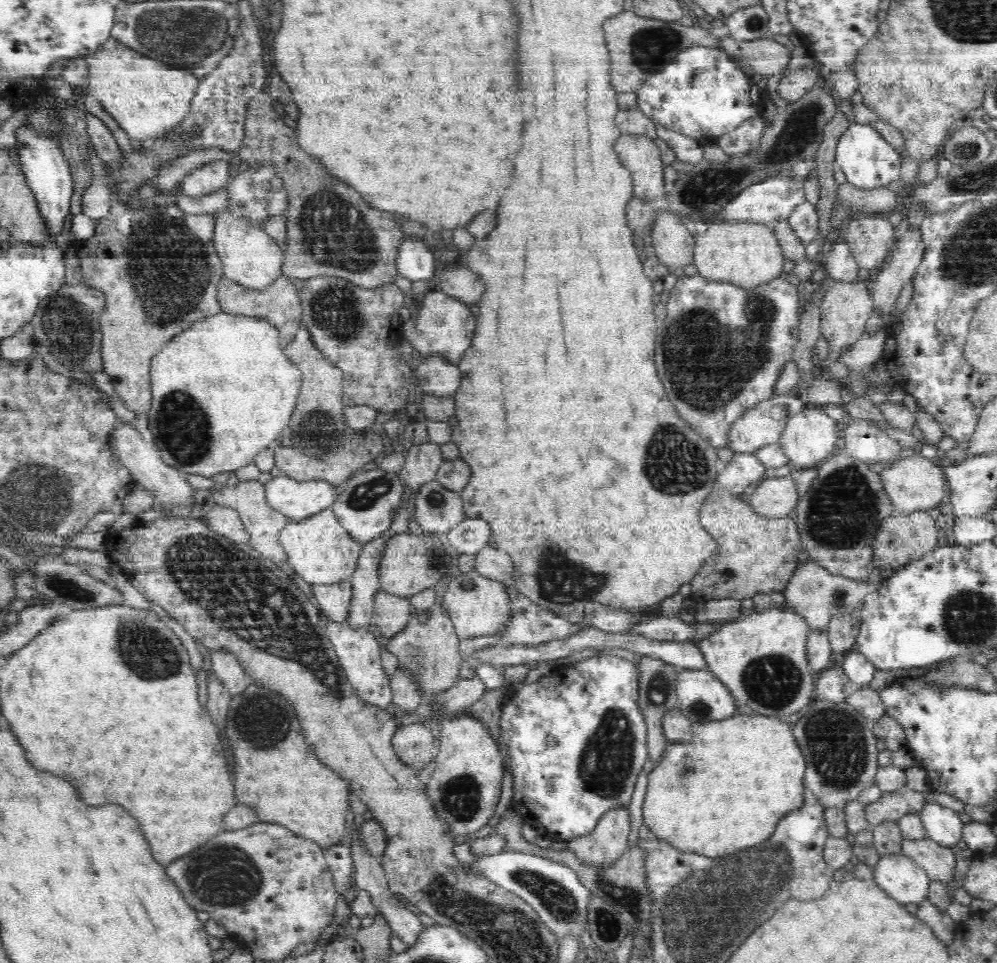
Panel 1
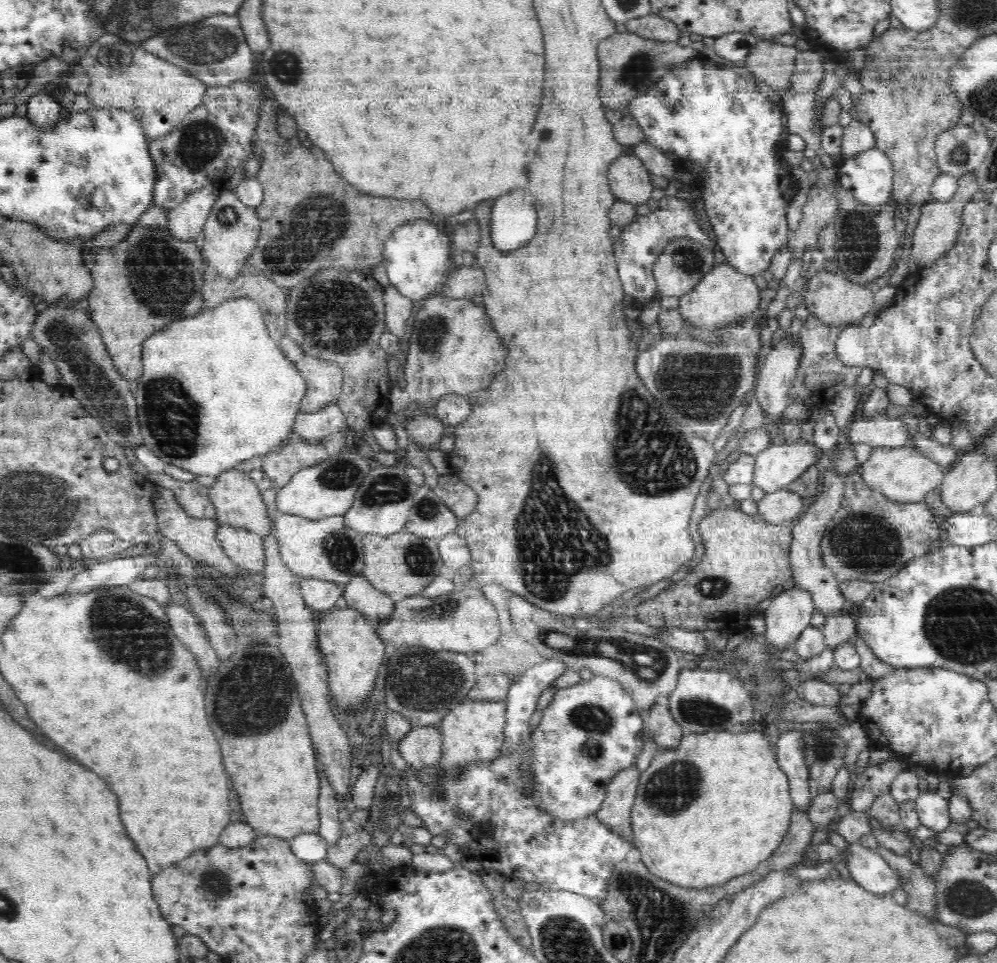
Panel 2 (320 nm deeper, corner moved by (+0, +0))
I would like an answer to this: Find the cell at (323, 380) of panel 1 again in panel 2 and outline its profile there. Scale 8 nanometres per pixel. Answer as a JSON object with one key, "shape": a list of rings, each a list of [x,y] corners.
{"shape":[[[288,336],[278,340],[286,358],[296,364],[306,380],[307,392],[300,404],[304,412],[316,412],[327,404],[336,402],[342,392],[343,374],[337,363],[306,356],[298,343]]]}

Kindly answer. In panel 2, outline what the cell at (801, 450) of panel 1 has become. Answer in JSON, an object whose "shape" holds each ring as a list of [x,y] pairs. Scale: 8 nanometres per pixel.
{"shape":[[[802,440],[790,446],[768,446],[768,450],[762,450],[755,456],[751,485],[765,493],[785,488],[812,467],[818,460],[818,454],[822,454],[822,450],[812,444],[804,444]]]}

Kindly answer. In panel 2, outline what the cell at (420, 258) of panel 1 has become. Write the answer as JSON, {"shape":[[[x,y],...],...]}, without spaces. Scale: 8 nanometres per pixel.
{"shape":[[[414,219],[414,224],[410,224],[410,222],[401,224],[385,240],[385,251],[382,252],[382,262],[380,264],[386,270],[391,287],[396,289],[400,295],[414,301],[438,293],[440,285],[451,270],[450,240],[451,238],[446,235],[446,231],[438,224],[432,223],[432,219]]]}

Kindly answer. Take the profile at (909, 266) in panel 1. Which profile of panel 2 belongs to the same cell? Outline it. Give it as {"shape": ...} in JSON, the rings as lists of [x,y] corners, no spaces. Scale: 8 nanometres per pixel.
{"shape":[[[974,171],[960,176],[958,190],[950,200],[931,200],[922,205],[921,215],[916,228],[913,231],[912,240],[911,259],[918,268],[934,265],[940,257],[951,250],[956,238],[958,238],[958,234],[960,234],[964,206],[972,201],[972,196],[979,190],[979,184],[975,176],[976,173],[974,173]]]}

